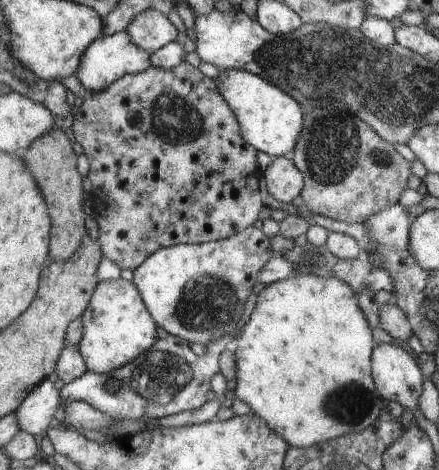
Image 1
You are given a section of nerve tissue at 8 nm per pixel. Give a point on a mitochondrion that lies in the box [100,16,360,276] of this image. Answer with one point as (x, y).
(171, 104)

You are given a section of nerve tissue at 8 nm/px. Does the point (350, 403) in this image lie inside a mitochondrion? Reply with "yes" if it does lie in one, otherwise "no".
yes

